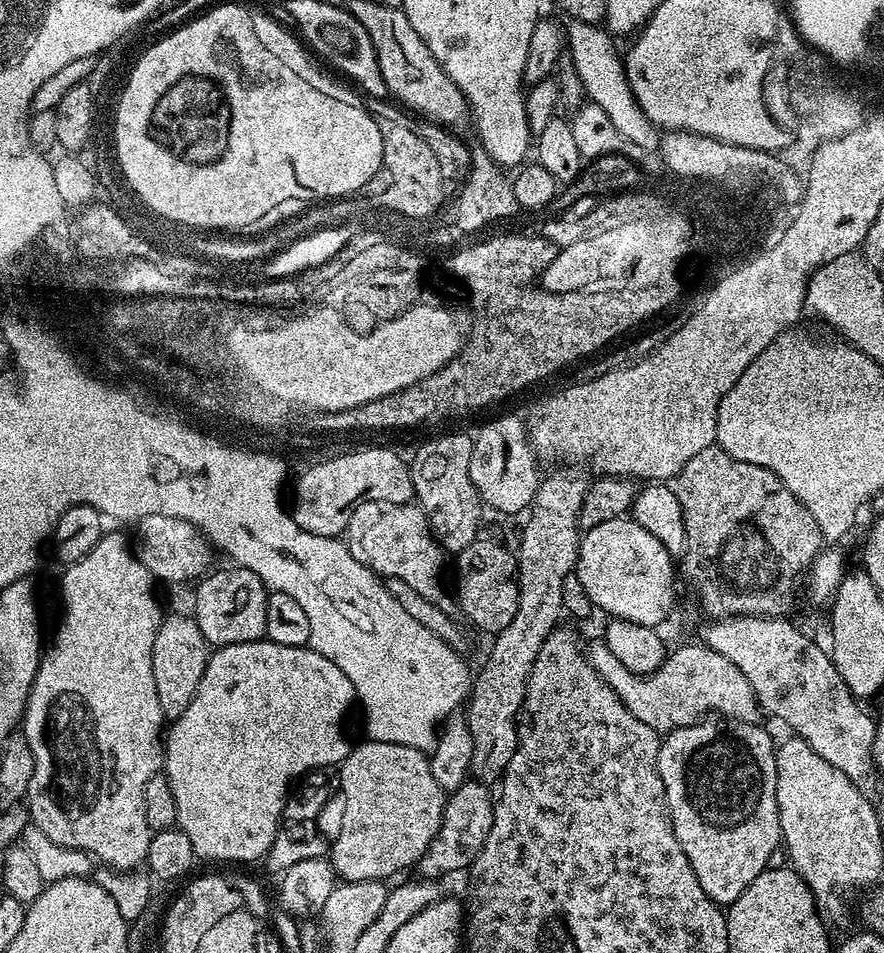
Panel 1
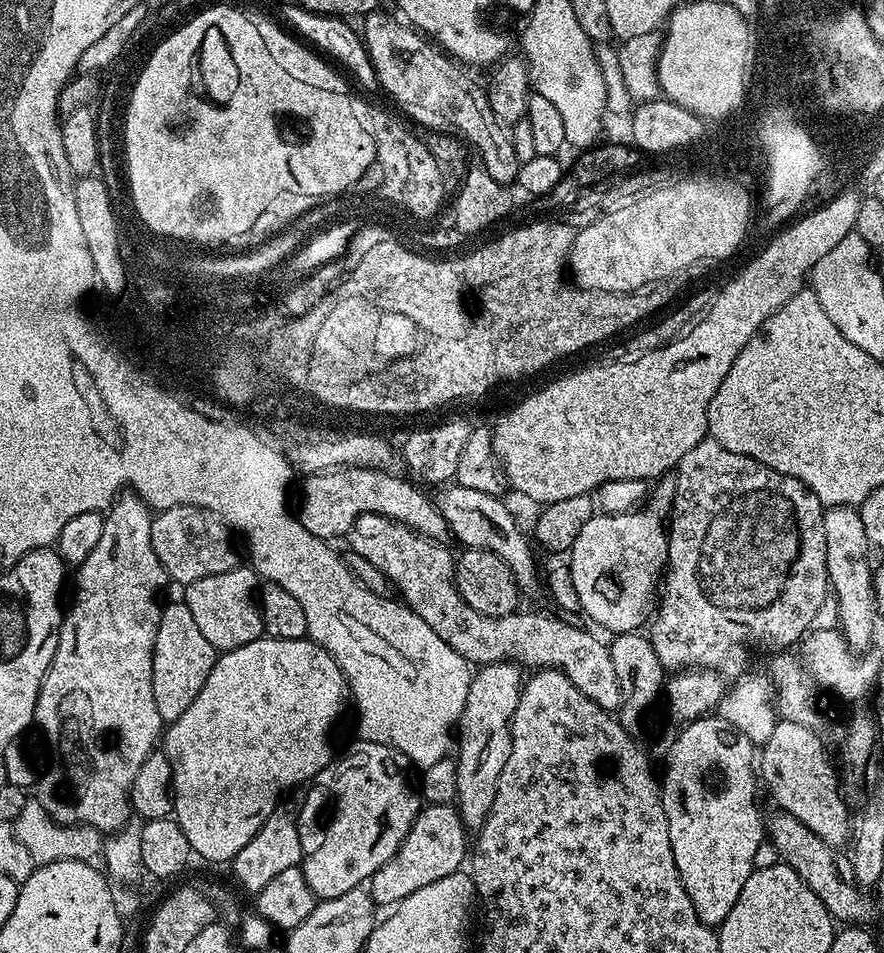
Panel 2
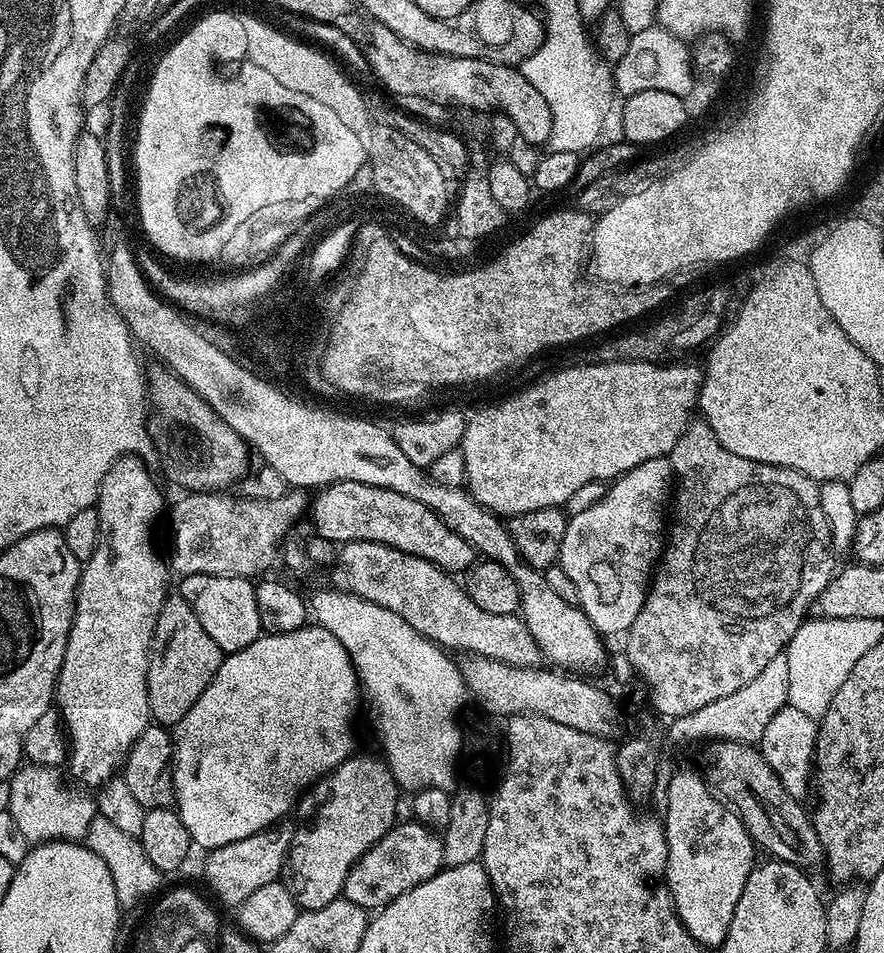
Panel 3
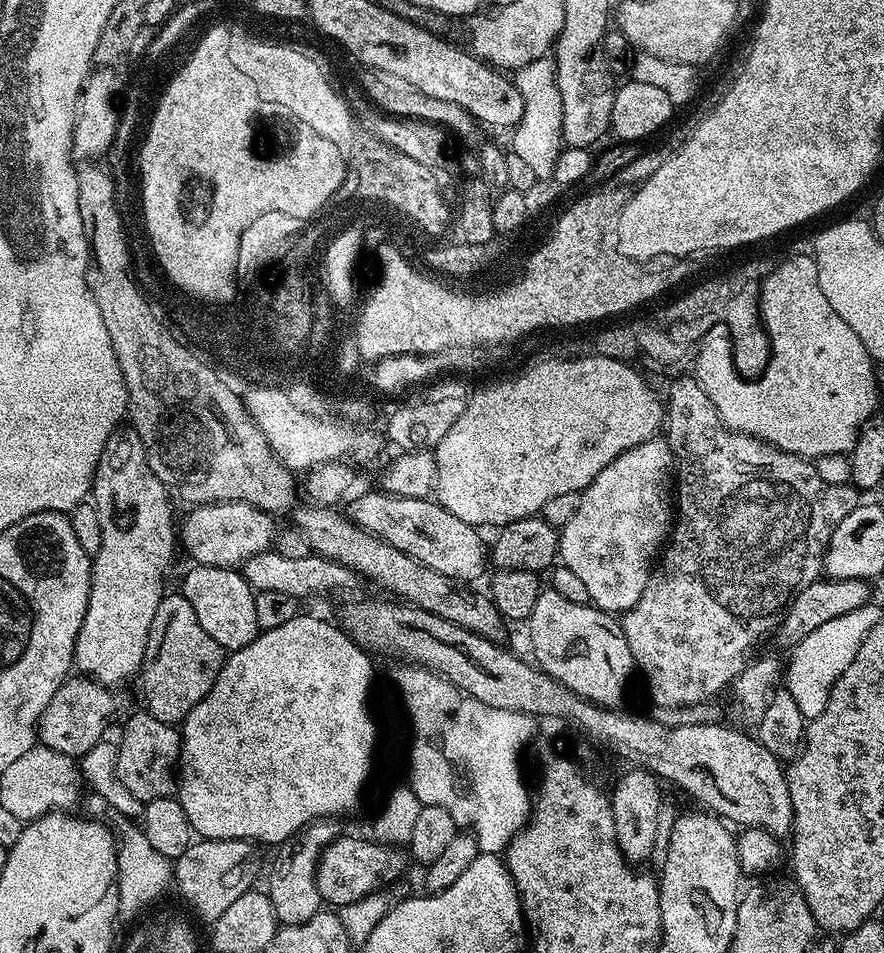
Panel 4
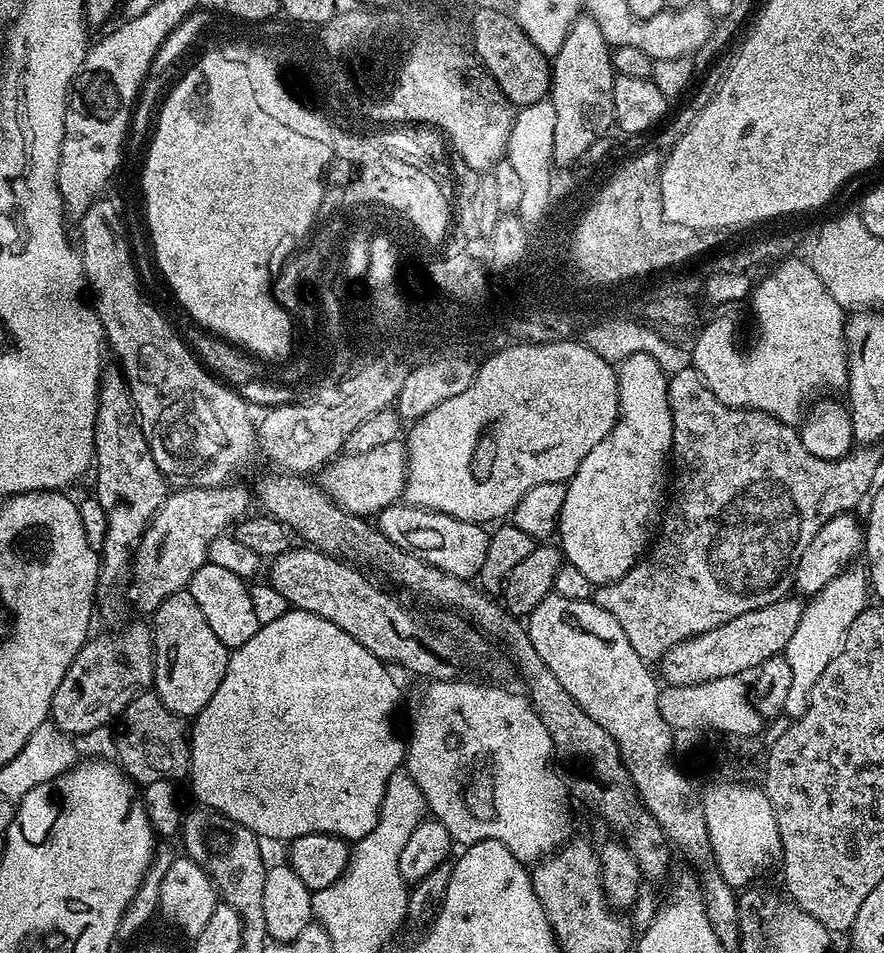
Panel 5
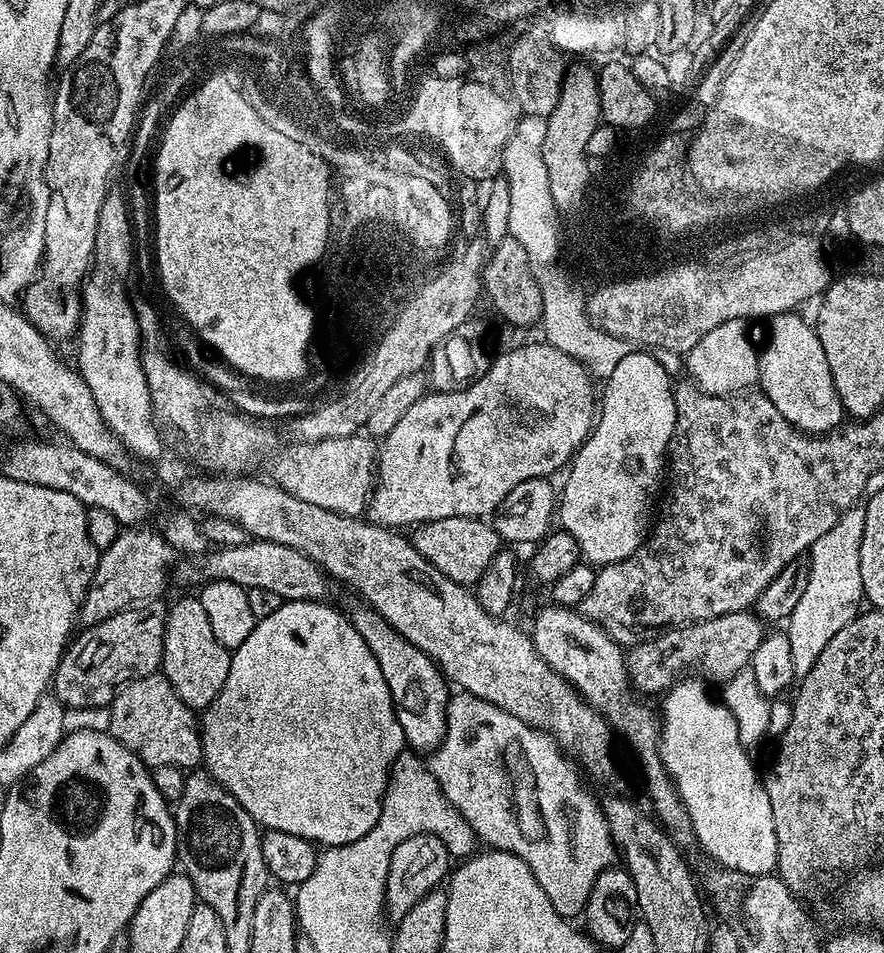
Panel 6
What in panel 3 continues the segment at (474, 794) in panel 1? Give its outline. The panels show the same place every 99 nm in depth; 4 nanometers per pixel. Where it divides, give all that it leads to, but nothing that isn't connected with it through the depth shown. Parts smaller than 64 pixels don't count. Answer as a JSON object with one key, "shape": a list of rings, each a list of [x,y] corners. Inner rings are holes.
{"shape":[[[409,821],[394,824],[370,851],[352,865],[344,883],[343,899],[365,910],[379,910],[443,869],[443,839],[421,822]]]}

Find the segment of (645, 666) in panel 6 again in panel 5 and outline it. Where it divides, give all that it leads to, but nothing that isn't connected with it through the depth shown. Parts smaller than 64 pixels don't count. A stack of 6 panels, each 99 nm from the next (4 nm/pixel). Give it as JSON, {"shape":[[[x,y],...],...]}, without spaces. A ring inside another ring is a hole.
{"shape":[[[785,598],[770,606],[755,608],[746,614],[740,614],[738,618],[732,618],[730,622],[714,630],[706,630],[701,636],[678,642],[669,652],[660,657],[658,667],[661,673],[659,672],[659,675],[661,677],[664,675],[669,685],[682,687],[727,676],[743,677],[759,669],[760,665],[770,658],[781,655],[784,647],[793,637],[794,630],[798,630],[798,622],[804,613],[805,601],[800,598],[792,599]]]}

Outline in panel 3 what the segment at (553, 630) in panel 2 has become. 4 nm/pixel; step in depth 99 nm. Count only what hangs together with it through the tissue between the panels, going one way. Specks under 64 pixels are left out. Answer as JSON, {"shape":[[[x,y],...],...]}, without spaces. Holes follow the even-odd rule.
{"shape":[[[352,540],[339,549],[338,559],[330,573],[331,583],[341,592],[386,606],[386,610],[410,622],[420,636],[445,650],[494,658],[523,668],[535,668],[541,663],[538,642],[519,615],[490,614],[482,610],[482,606],[474,606],[467,591],[461,585],[459,588],[449,573],[426,562],[426,558],[406,554],[382,542]]]}

